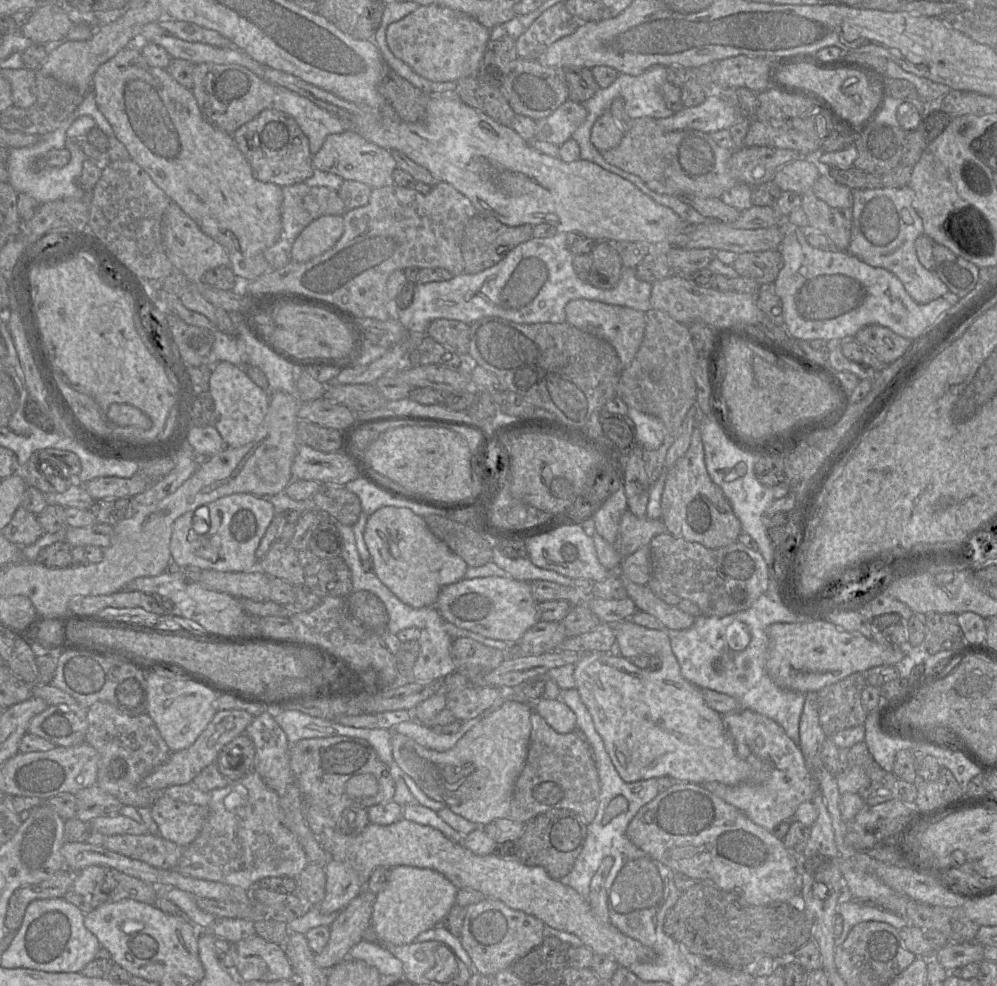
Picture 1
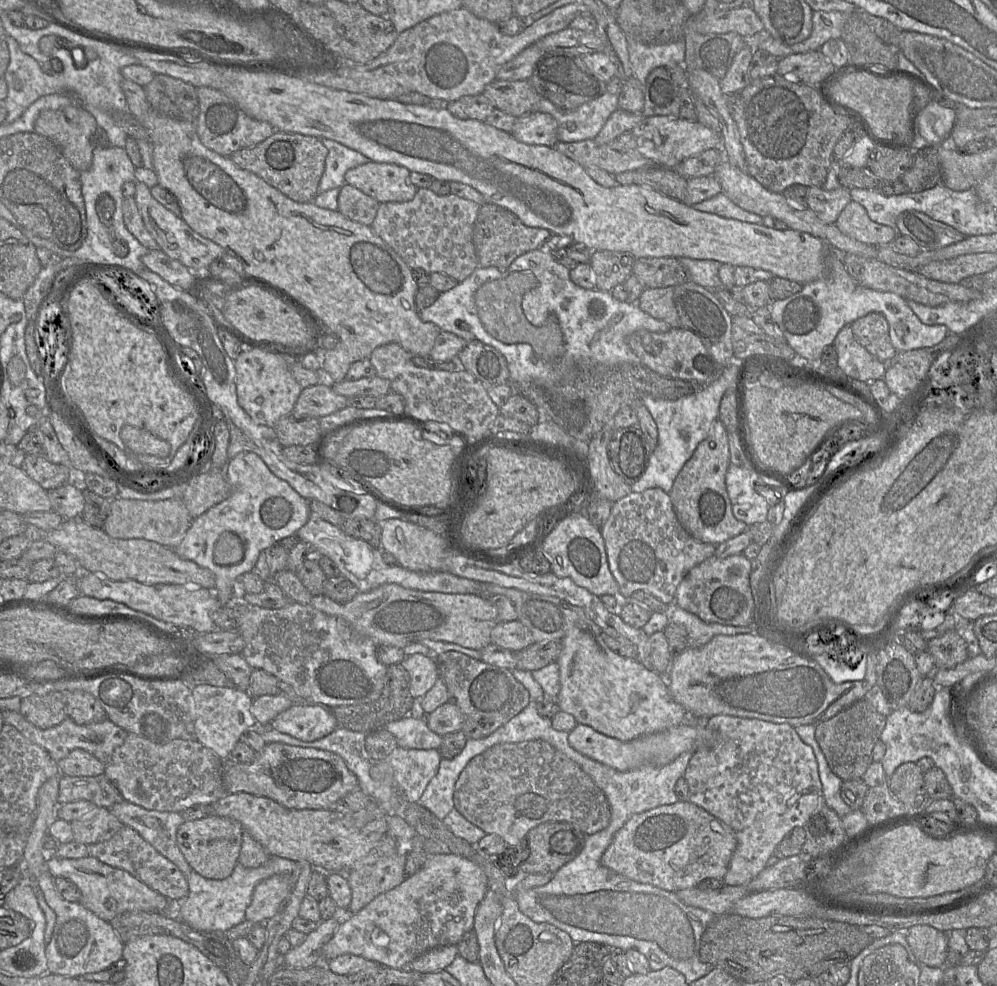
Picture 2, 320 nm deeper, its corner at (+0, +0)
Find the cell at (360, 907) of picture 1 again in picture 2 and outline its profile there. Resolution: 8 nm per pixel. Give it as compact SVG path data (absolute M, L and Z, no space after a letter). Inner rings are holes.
M403 851L351 870L347 879L351 888L348 911L357 913L375 897L402 883L406 878L405 862L406 854Z

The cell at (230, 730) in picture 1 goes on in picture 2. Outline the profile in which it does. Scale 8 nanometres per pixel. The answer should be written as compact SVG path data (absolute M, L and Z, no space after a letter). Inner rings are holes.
M293 704L278 714L269 728L303 741L325 737L339 726L331 710L320 704Z

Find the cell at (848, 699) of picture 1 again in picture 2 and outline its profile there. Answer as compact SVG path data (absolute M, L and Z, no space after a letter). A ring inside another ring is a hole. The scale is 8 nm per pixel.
M865 699L859 700L831 719L815 727L815 739L823 751L834 774L843 781L861 779L873 762L872 751L886 724L886 716L880 714Z

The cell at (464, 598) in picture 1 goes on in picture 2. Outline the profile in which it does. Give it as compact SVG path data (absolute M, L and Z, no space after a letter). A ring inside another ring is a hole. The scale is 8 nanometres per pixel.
M395 583L383 584L365 593L358 592L351 601L344 604L331 600L323 593L312 596L310 604L327 615L343 618L359 635L372 639L377 645L401 649L411 643L431 639L481 650L491 643L491 631L500 622L496 607L484 595L425 592L407 589Z

